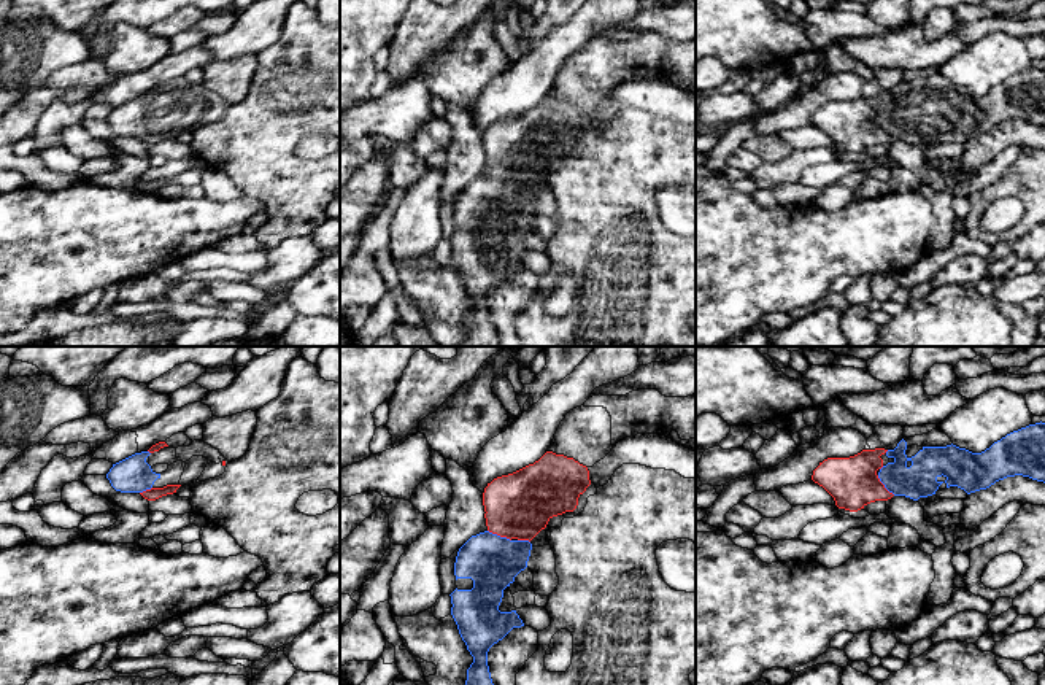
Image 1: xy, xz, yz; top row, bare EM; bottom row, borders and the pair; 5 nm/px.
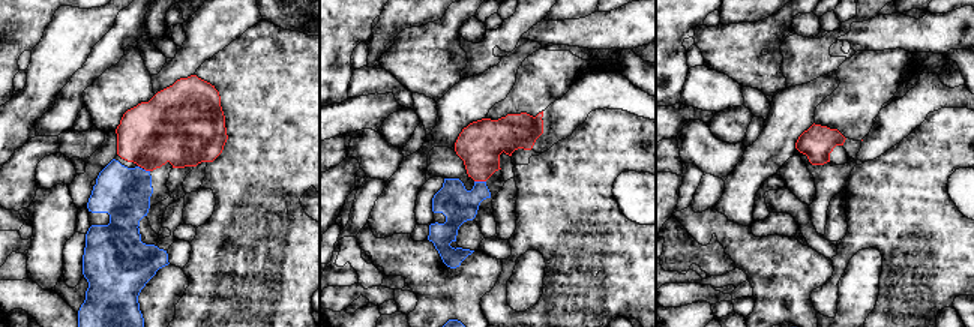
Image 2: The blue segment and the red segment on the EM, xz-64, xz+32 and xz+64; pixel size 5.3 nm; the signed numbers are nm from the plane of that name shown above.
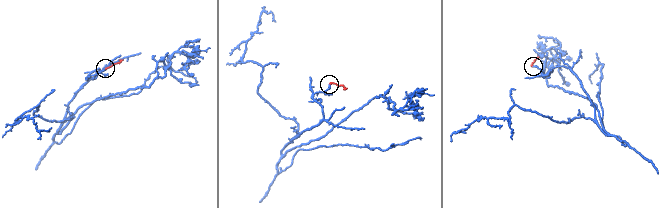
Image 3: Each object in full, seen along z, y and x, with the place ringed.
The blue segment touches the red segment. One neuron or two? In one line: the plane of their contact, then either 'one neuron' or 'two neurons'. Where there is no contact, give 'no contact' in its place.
xz | one neuron

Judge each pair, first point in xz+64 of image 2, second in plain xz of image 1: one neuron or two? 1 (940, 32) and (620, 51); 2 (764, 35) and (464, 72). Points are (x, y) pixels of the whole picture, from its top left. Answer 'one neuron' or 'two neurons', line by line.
1: two neurons
2: one neuron

